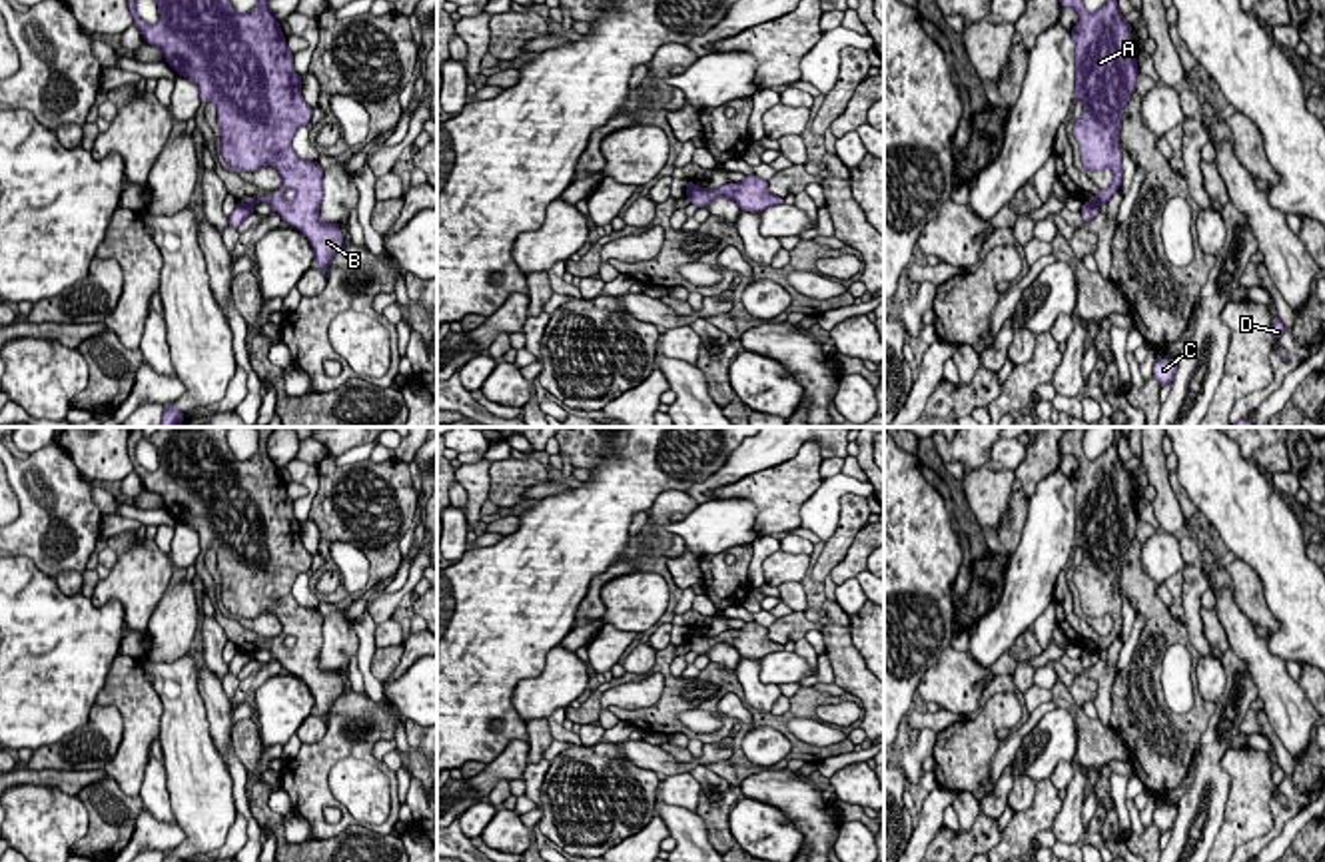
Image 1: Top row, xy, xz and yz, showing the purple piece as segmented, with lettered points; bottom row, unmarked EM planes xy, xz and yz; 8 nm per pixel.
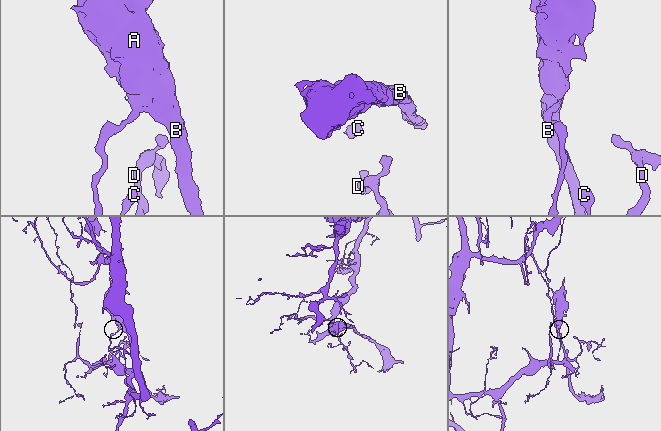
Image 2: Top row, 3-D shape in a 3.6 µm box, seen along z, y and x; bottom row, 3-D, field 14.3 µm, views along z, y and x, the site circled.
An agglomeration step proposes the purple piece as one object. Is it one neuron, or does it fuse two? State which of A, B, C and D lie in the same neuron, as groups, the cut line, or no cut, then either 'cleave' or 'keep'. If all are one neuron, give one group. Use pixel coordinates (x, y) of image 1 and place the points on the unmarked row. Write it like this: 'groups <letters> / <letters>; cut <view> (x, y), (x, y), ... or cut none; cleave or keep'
groups A B / C D; cut xy (244, 647), (252, 653); cleave

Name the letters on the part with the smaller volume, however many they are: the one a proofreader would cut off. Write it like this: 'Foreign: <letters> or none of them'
Foreign: A, B

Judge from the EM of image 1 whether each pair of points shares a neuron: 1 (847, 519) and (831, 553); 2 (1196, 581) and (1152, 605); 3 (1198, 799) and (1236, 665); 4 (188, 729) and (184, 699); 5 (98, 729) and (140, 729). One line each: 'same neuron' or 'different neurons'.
1: same neuron
2: different neurons
3: same neuron
4: same neuron
5: different neurons

